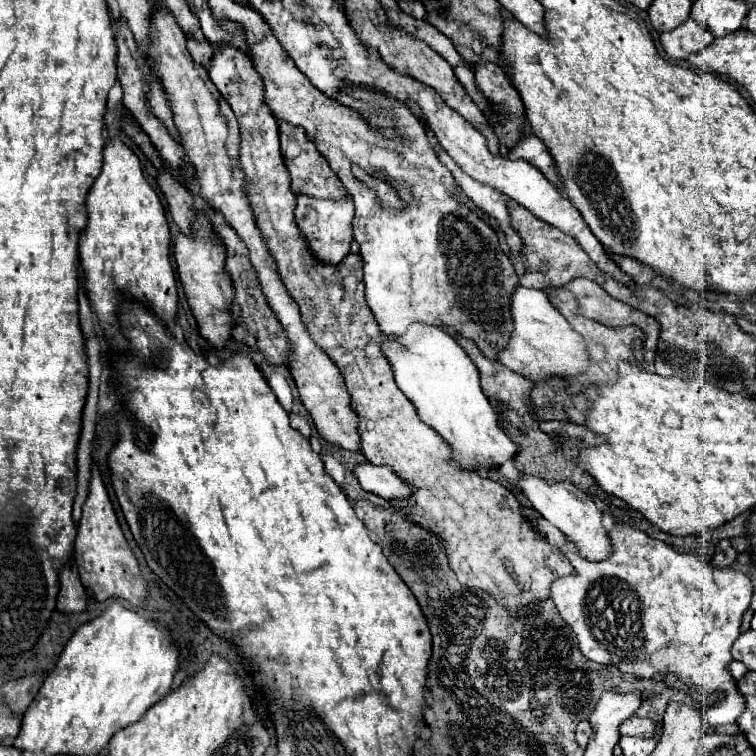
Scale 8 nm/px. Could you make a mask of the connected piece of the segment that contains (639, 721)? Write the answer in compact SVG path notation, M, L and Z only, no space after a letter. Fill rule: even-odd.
M632 716L620 726L622 736L640 736L640 738L656 738L658 736L658 724L648 718Z

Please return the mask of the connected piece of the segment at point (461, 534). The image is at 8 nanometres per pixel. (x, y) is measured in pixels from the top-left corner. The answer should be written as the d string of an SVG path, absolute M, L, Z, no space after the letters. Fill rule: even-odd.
M236 48L216 50L208 76L232 106L240 124L240 166L246 174L246 194L258 228L276 258L290 296L300 306L310 336L338 364L346 380L352 408L360 418L362 454L374 466L390 466L412 488L408 498L390 500L392 508L444 540L448 564L460 584L488 592L500 606L514 612L546 600L552 582L572 574L574 566L532 528L508 488L472 470L460 470L450 460L444 440L418 418L412 402L396 386L392 366L380 348L382 332L364 298L360 254L348 254L340 264L326 266L306 248L294 222L296 196L290 190L288 170L280 154L278 122L266 106L262 78L250 58Z

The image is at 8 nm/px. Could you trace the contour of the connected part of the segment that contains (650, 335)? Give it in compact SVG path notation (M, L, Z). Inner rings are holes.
M574 278L564 286L564 290L574 294L576 302L578 302L580 316L586 316L586 318L596 320L600 324L606 324L610 328L638 326L648 340L648 344L644 340L642 360L650 362L650 358L644 356L646 346L650 350L656 350L656 342L658 342L658 334L660 334L660 324L652 316L648 316L636 308L630 308L628 304L624 306L624 302L614 300L606 290L602 290L594 280L588 280L588 278ZM622 318L624 318L624 322L622 322Z

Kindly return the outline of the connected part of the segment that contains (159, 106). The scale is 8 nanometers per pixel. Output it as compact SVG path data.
M152 74L152 82L150 82L150 94L148 94L148 102L150 102L150 108L154 110L156 118L160 118L166 128L170 130L170 134L174 136L176 142L180 142L180 136L178 136L178 130L174 126L174 120L172 120L172 112L170 112L170 106L168 106L168 100L164 96L164 90L162 90L162 84L160 80Z

